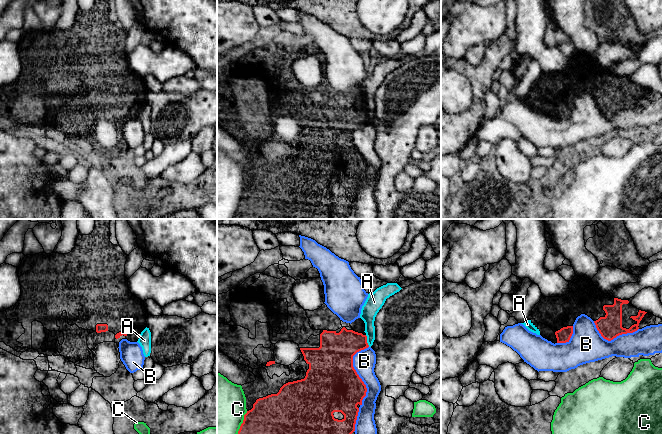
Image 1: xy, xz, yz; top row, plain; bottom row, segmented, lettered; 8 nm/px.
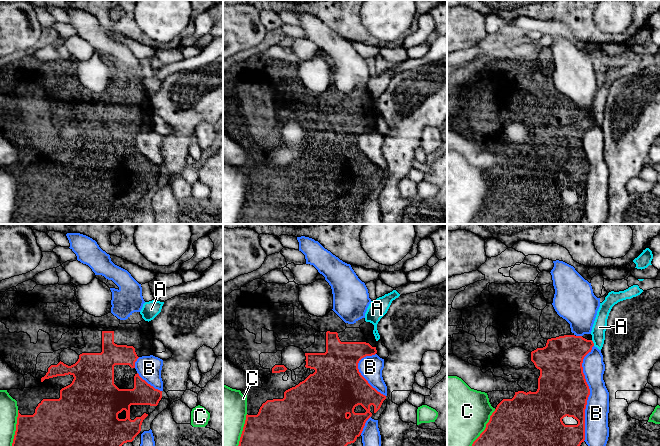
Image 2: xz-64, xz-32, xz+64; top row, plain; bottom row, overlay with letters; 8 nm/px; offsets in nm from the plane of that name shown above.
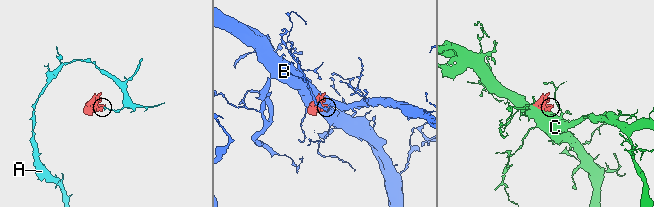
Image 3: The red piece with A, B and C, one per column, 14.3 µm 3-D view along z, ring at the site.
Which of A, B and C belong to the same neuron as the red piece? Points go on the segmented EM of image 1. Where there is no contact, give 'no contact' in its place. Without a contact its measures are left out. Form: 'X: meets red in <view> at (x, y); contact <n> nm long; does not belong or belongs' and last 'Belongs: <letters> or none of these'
A: meets red in xz at (366, 341); contact 100 nm long; does not belong
B: meets red in xz at (356, 373); contact 480 nm long; does not belong
C: meets red in xz at (243, 422); contact 200 nm long; does not belong
Belongs: none of these

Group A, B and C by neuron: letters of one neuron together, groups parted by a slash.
A / B / C

